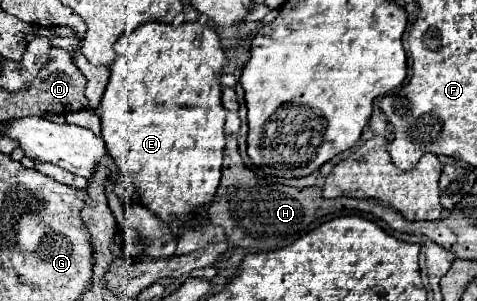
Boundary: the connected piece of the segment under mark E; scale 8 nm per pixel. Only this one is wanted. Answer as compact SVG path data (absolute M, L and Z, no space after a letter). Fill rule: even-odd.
M146 23L146 25L140 25L136 31L124 35L118 39L118 43L114 45L114 51L118 55L118 59L112 63L110 67L110 83L106 87L106 93L102 97L102 103L100 103L100 119L102 119L102 139L106 143L106 151L108 155L114 159L114 163L118 165L118 179L116 179L116 185L114 185L114 191L126 199L126 185L134 185L136 193L140 195L138 197L138 203L142 203L146 209L150 209L160 221L164 221L168 227L178 223L180 227L190 227L190 229L200 229L200 221L196 217L198 213L198 207L206 207L212 203L212 197L216 193L216 187L220 183L220 169L222 169L222 151L224 151L224 115L226 115L226 109L222 107L222 87L220 87L220 73L222 73L222 65L226 65L226 53L222 51L220 47L220 39L216 35L214 29L210 29L208 25L202 25L202 23L182 23L182 25L166 25L166 23ZM204 65L204 77L200 75L200 81L196 79L188 79L186 81L186 89L182 91L184 95L180 97L174 97L174 85L176 85L176 79L178 83L182 83L182 75L188 71L188 69L198 69Z

